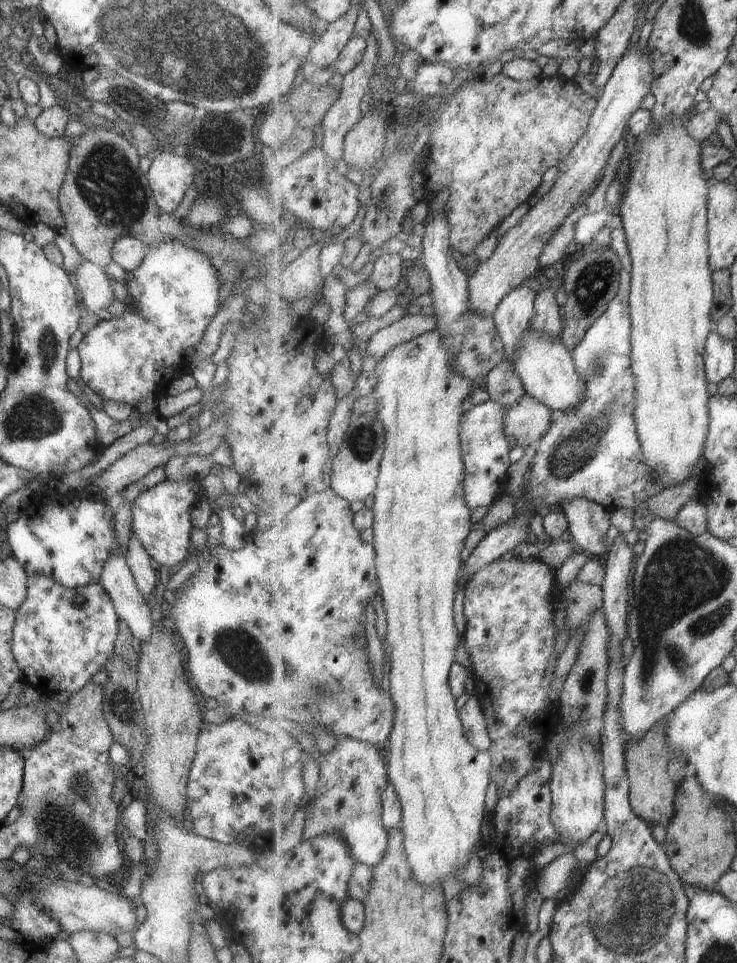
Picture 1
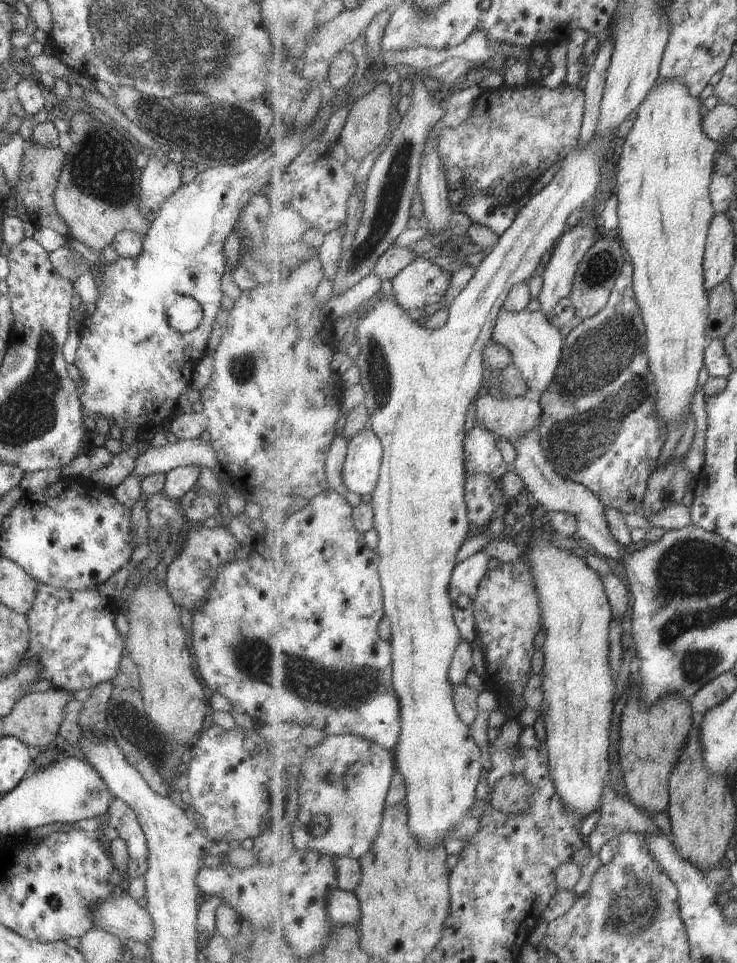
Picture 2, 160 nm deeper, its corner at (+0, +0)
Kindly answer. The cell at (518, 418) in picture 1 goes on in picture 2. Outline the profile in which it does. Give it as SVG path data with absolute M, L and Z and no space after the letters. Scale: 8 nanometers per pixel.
M484 392L474 403L475 424L487 427L511 444L527 431L539 428L542 414L540 401L524 397L506 399Z

